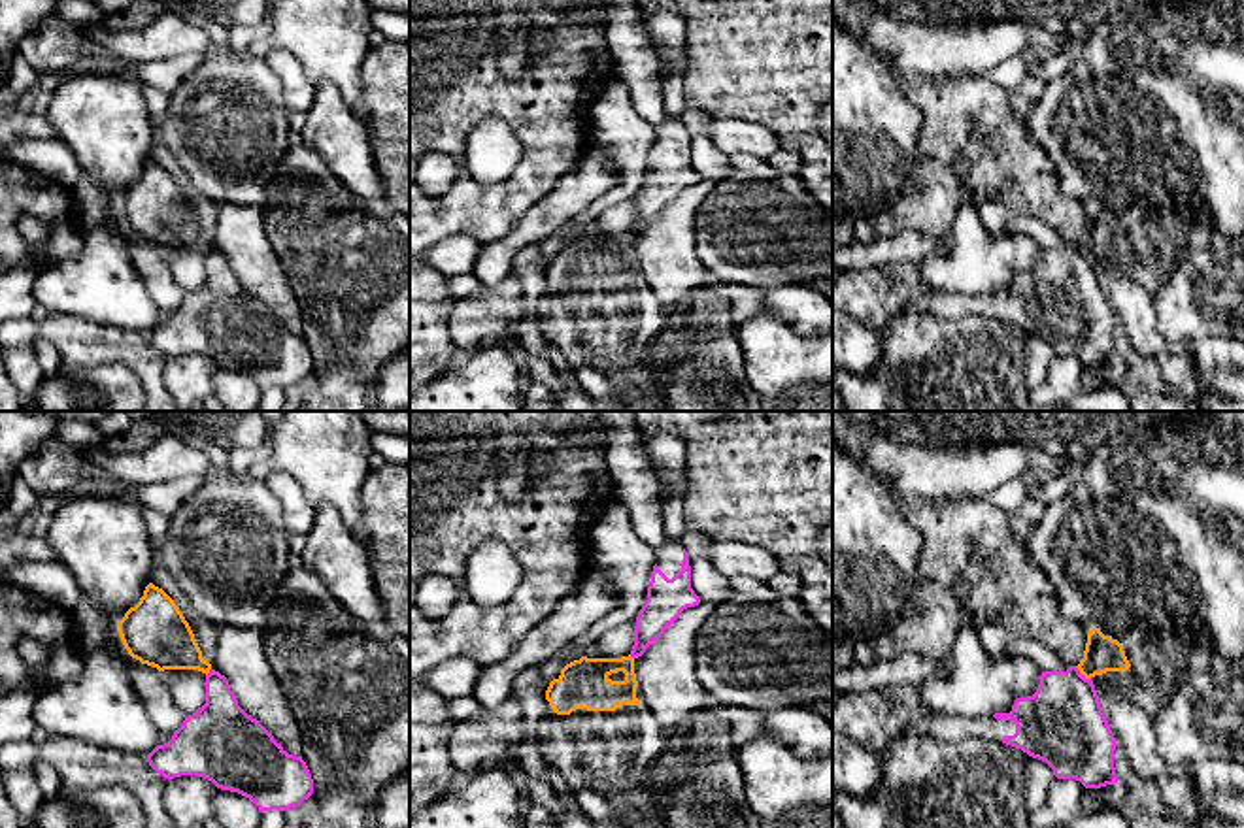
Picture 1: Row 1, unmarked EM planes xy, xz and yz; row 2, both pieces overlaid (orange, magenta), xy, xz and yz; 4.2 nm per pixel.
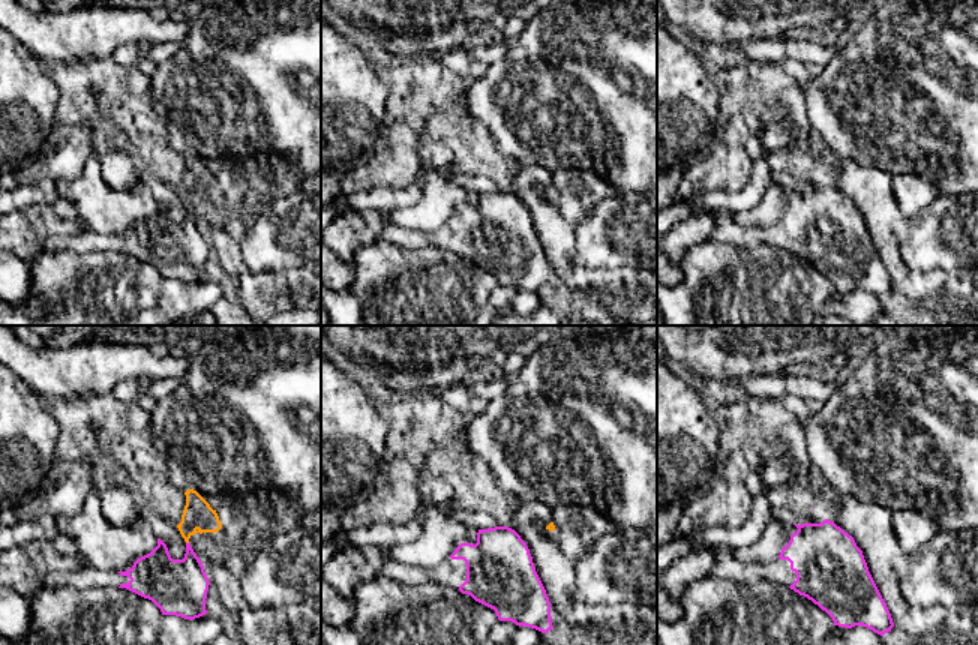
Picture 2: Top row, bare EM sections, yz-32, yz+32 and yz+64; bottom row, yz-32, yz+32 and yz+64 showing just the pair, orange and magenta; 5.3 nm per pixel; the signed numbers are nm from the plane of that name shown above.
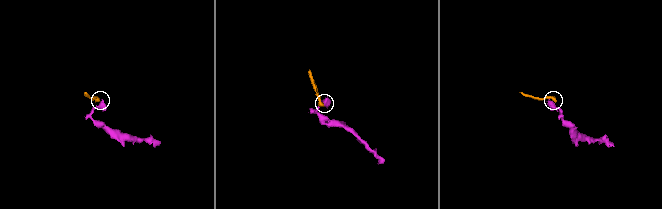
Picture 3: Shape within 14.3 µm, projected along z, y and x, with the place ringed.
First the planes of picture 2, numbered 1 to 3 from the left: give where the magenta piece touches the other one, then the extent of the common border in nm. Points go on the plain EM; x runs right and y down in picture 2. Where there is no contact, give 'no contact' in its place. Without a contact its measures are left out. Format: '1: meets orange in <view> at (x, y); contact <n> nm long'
1: no contact
2: no contact
3: no contact

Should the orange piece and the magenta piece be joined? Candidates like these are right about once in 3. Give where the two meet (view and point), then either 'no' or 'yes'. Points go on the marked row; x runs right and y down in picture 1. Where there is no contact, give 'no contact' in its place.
yz (1082, 674) | no

